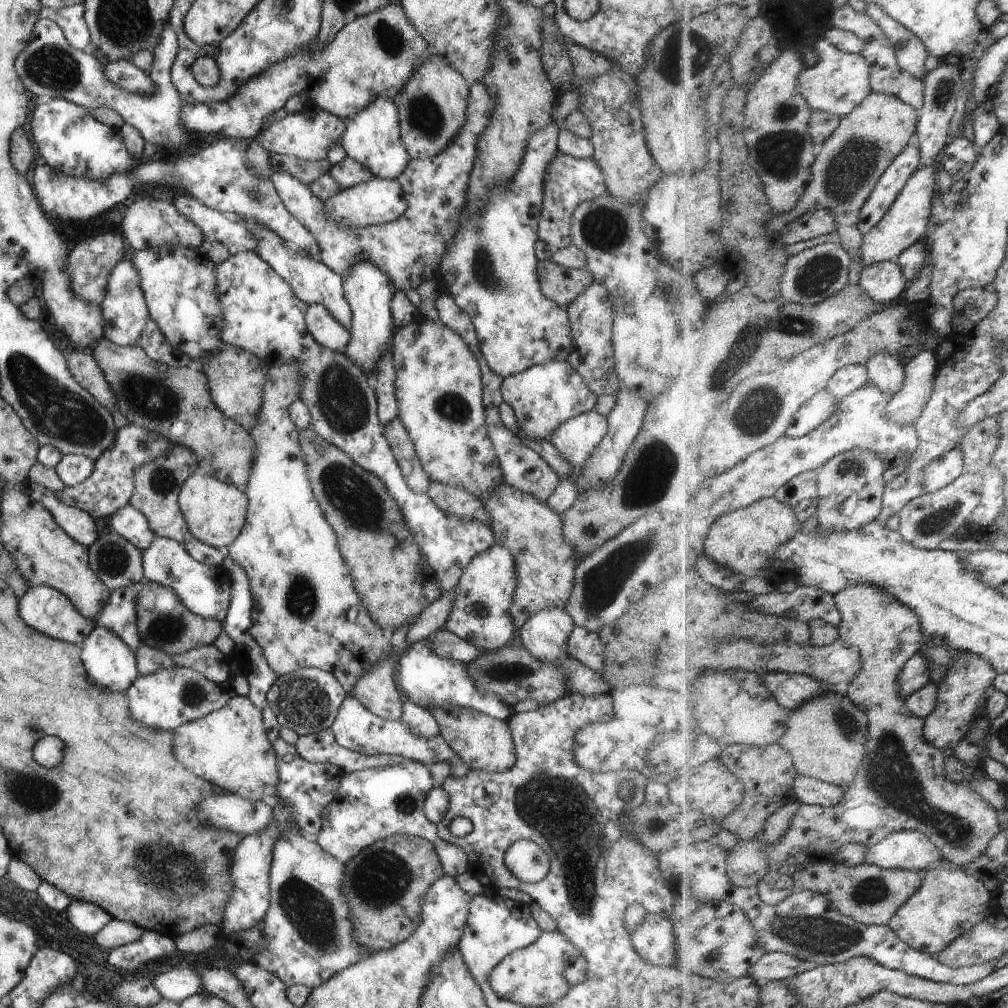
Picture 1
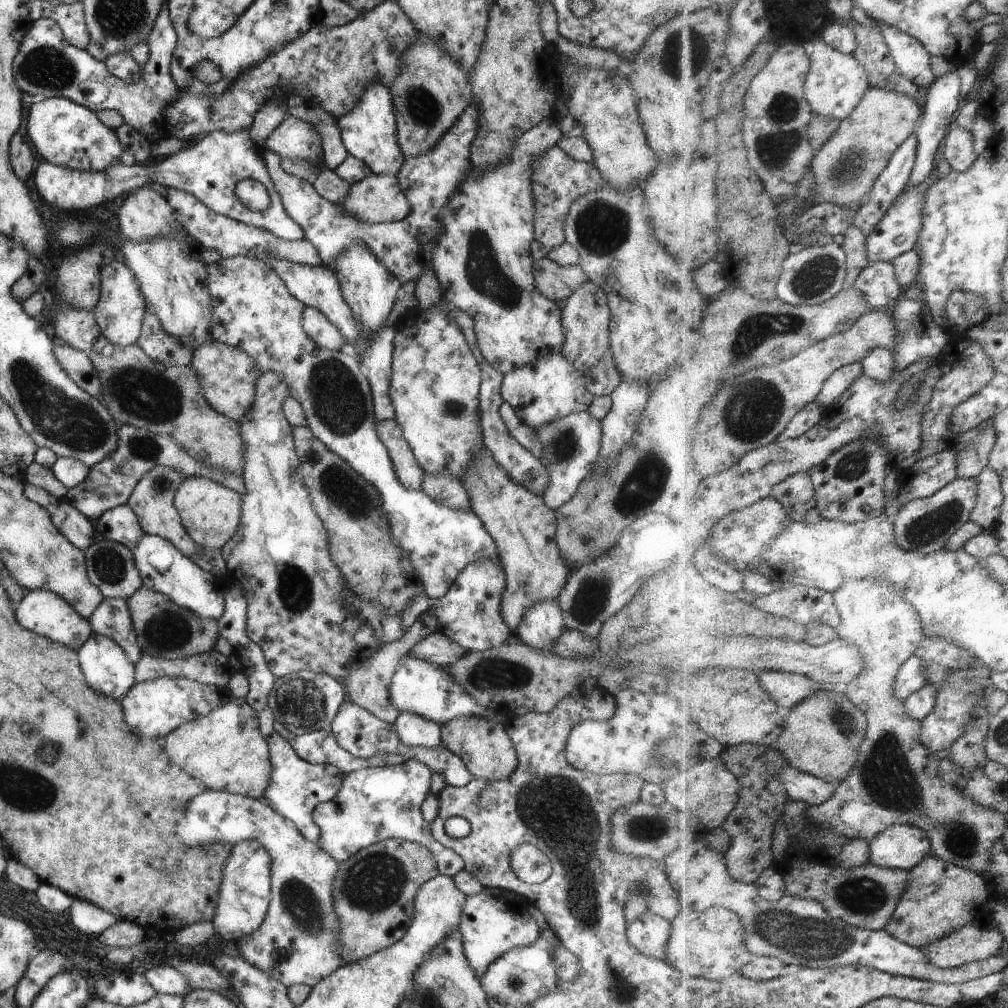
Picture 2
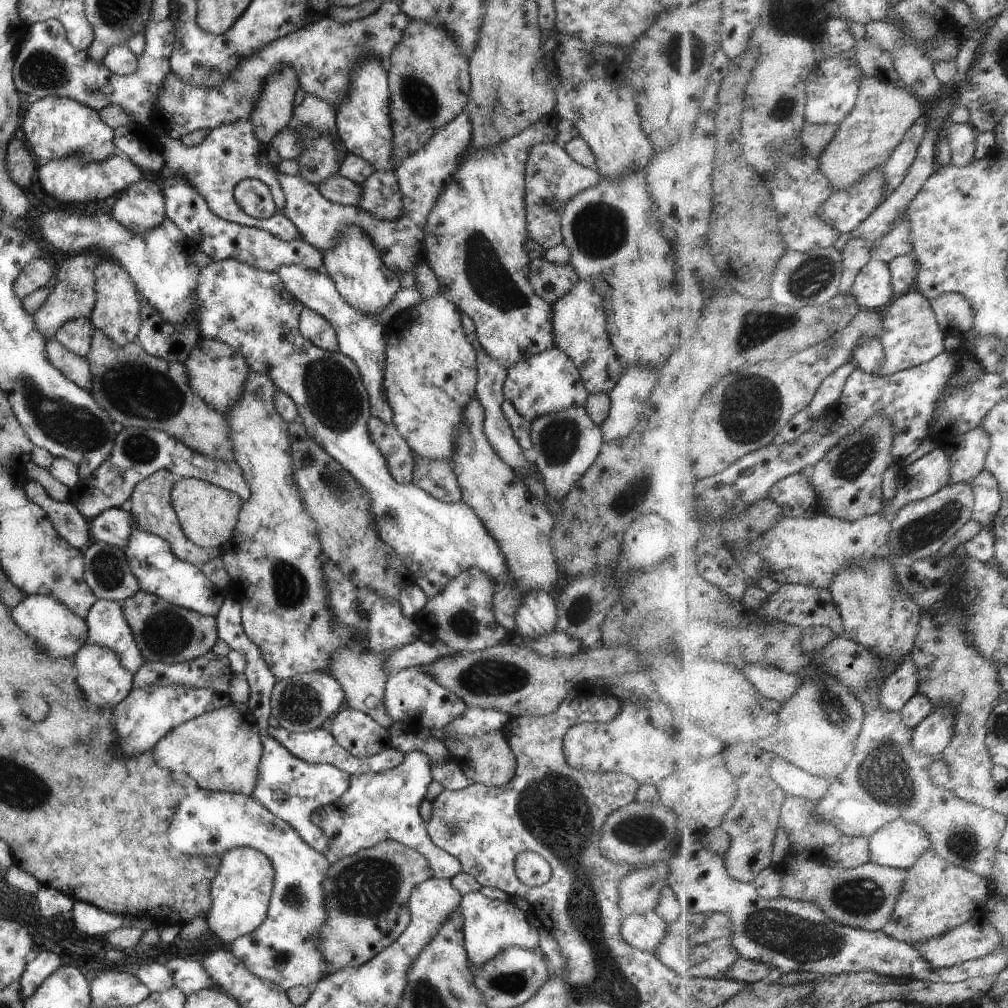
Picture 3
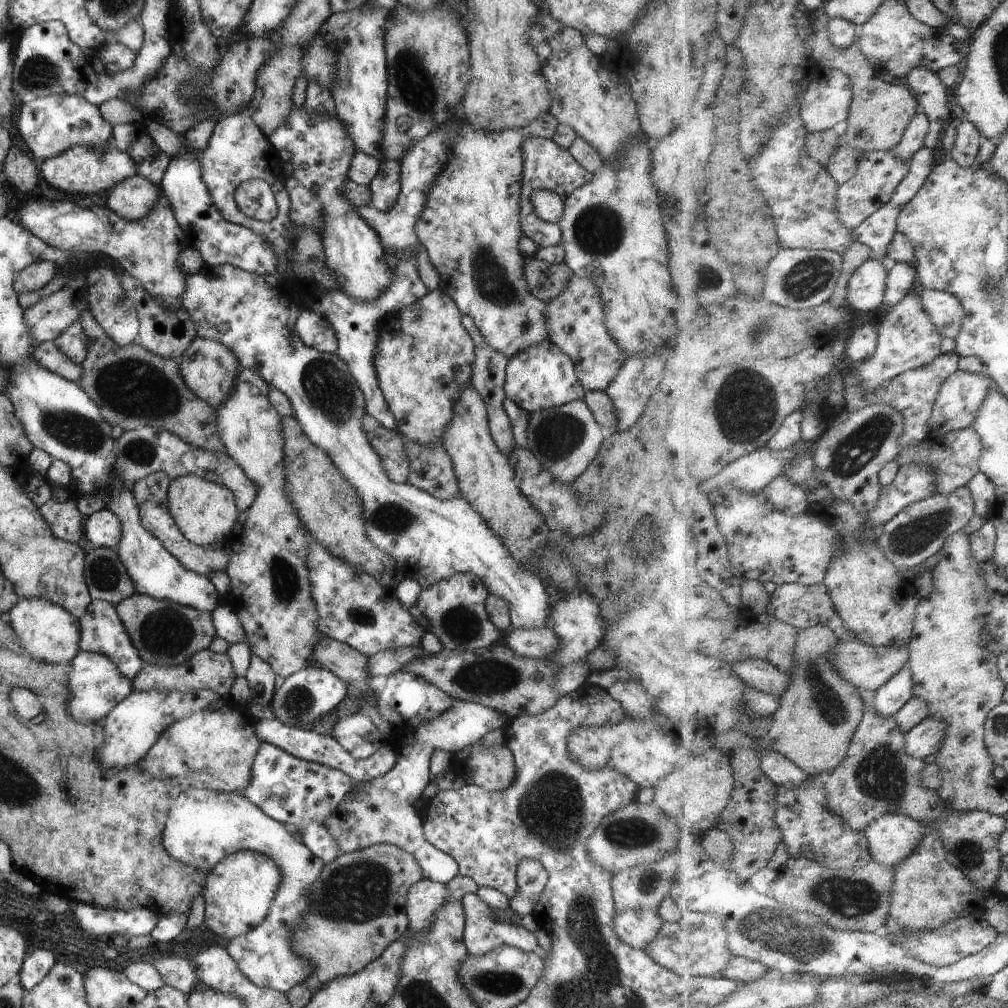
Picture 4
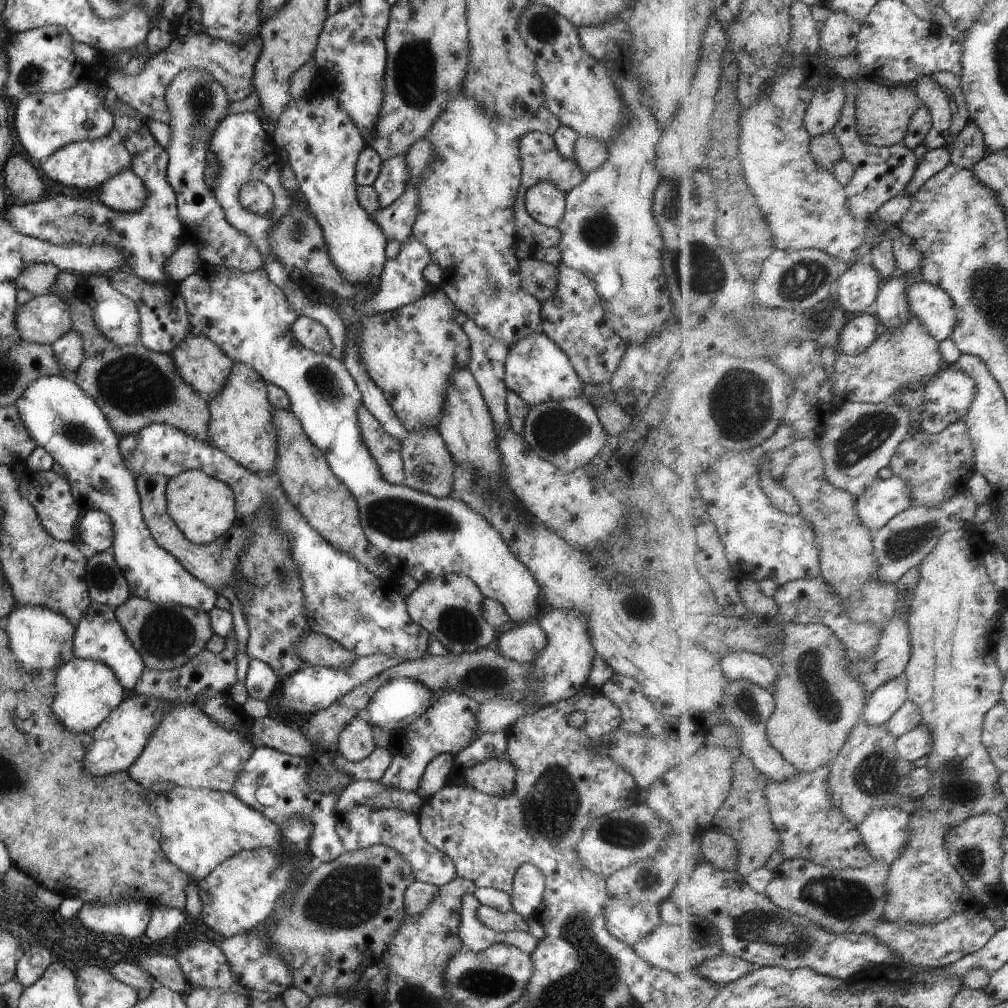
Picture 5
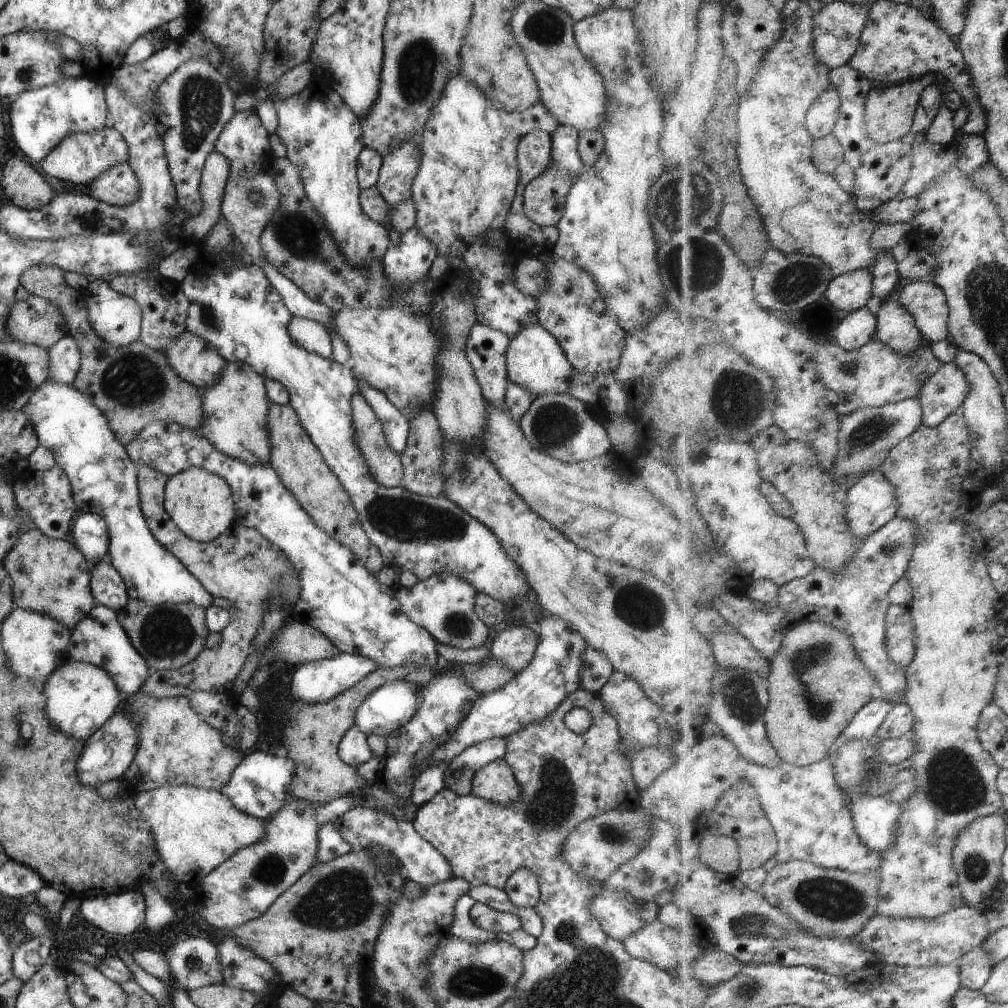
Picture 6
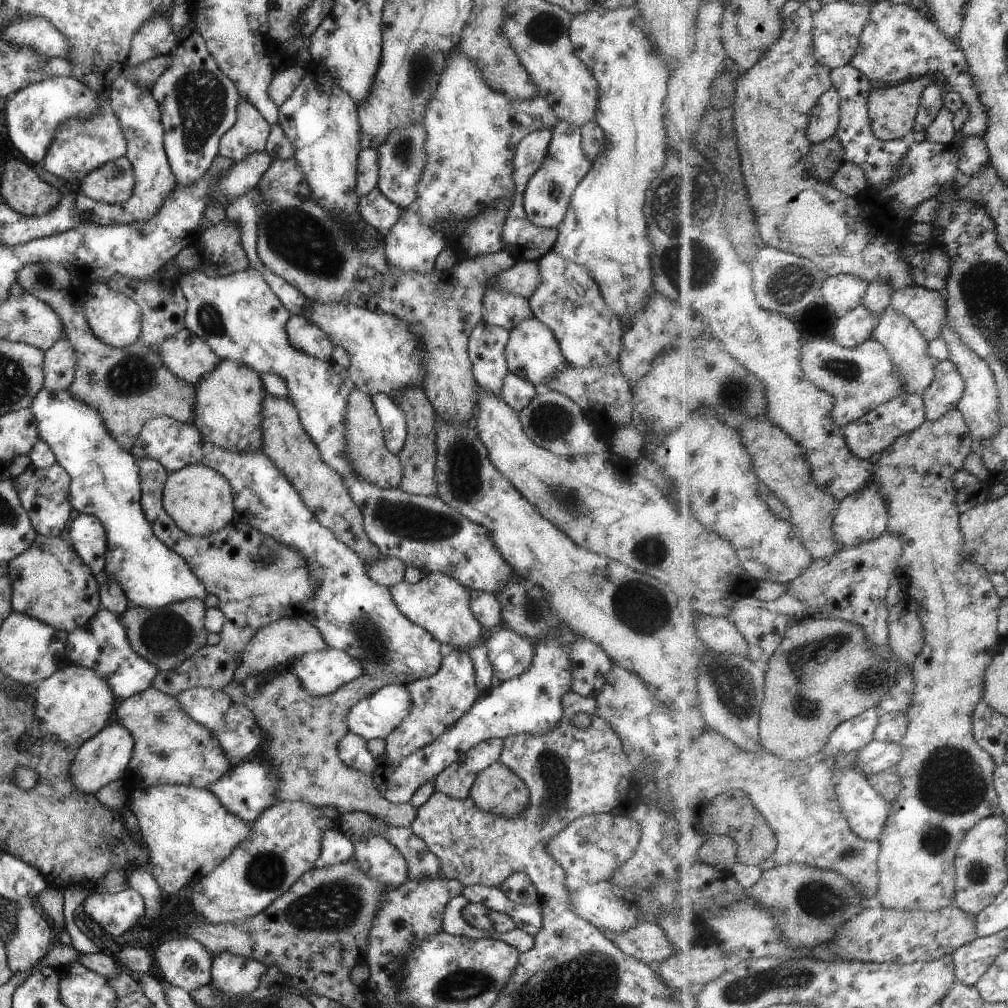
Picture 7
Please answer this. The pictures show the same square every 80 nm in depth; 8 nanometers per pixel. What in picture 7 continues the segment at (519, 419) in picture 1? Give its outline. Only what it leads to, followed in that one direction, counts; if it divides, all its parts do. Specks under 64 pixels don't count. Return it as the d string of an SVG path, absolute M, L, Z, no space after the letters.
M535 316L523 318L508 331L508 340L505 344L505 361L507 371L511 371L517 376L523 376L525 380L531 382L540 389L547 378L551 378L555 372L563 370L566 361L561 355L557 340L553 337L551 330L539 322Z

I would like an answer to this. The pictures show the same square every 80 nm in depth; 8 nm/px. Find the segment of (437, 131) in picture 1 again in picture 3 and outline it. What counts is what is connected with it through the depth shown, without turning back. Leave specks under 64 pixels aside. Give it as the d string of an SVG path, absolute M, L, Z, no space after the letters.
M408 18L408 25L404 28L400 41L387 58L386 77L390 92L388 107L392 130L392 156L400 162L408 154L419 150L439 127L463 111L470 91L468 62L445 29Z

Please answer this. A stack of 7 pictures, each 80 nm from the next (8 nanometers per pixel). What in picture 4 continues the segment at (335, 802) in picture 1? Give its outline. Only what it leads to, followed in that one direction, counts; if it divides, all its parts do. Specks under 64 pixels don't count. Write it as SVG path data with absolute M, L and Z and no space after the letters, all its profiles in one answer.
M451 697L451 706L447 710L427 722L415 724L410 739L396 745L396 760L391 769L368 783L353 784L353 798L347 802L342 799L334 812L325 818L325 826L337 844L337 852L349 853L379 843L391 844L415 858L422 879L439 884L449 882L458 875L458 866L451 856L427 843L422 832L422 817L420 812L413 810L413 802L420 798L429 783L428 765L435 750L454 754L479 741L494 727L503 727L506 722L505 718L499 719L496 712L481 704Z

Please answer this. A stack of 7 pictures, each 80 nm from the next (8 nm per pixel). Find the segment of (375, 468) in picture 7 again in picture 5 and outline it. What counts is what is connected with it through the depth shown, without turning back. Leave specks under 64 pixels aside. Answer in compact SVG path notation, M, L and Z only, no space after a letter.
M363 404L355 406L355 416L361 442L375 460L379 476L387 484L401 485L403 464L400 458L400 442L383 430L381 424L371 416L371 412Z

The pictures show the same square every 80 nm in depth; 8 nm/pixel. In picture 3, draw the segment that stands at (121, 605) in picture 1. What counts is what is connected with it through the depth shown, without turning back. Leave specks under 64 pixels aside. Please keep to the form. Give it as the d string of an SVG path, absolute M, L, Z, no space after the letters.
M97 599L83 619L87 625L86 643L112 650L120 665L133 674L144 661L131 629L122 613L121 602Z

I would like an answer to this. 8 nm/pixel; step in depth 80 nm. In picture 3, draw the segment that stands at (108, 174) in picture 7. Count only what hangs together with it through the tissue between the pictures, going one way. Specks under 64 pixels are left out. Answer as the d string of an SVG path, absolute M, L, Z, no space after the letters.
M143 178L116 194L111 217L133 233L155 228L165 218L164 198L155 182Z

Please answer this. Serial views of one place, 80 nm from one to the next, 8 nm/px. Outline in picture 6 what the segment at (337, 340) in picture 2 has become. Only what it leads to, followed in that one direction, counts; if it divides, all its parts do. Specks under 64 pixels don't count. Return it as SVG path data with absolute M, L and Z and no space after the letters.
M292 316L287 323L287 332L293 342L307 352L325 358L331 356L330 332L322 324L303 317Z

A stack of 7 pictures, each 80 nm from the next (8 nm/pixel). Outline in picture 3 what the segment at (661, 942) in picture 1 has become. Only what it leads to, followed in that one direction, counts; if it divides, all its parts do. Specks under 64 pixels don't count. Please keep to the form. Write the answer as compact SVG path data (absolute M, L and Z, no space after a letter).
M655 909L622 917L619 927L623 940L634 949L654 954L665 934L666 922Z

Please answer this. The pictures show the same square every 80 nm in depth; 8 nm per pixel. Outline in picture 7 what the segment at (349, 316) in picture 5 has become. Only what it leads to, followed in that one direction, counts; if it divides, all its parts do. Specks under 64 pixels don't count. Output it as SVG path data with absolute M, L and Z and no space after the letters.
M414 207L400 210L397 222L387 230L382 240L385 261L401 268L401 270L413 270L413 272L431 272L434 270L437 254L440 254L441 250L448 246L441 233L421 224L421 218Z

